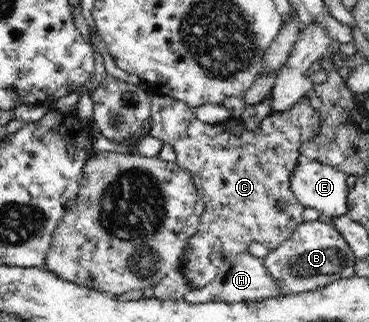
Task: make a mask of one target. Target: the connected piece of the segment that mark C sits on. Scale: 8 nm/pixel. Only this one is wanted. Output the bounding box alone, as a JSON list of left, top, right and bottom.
[150,94,321,288]

